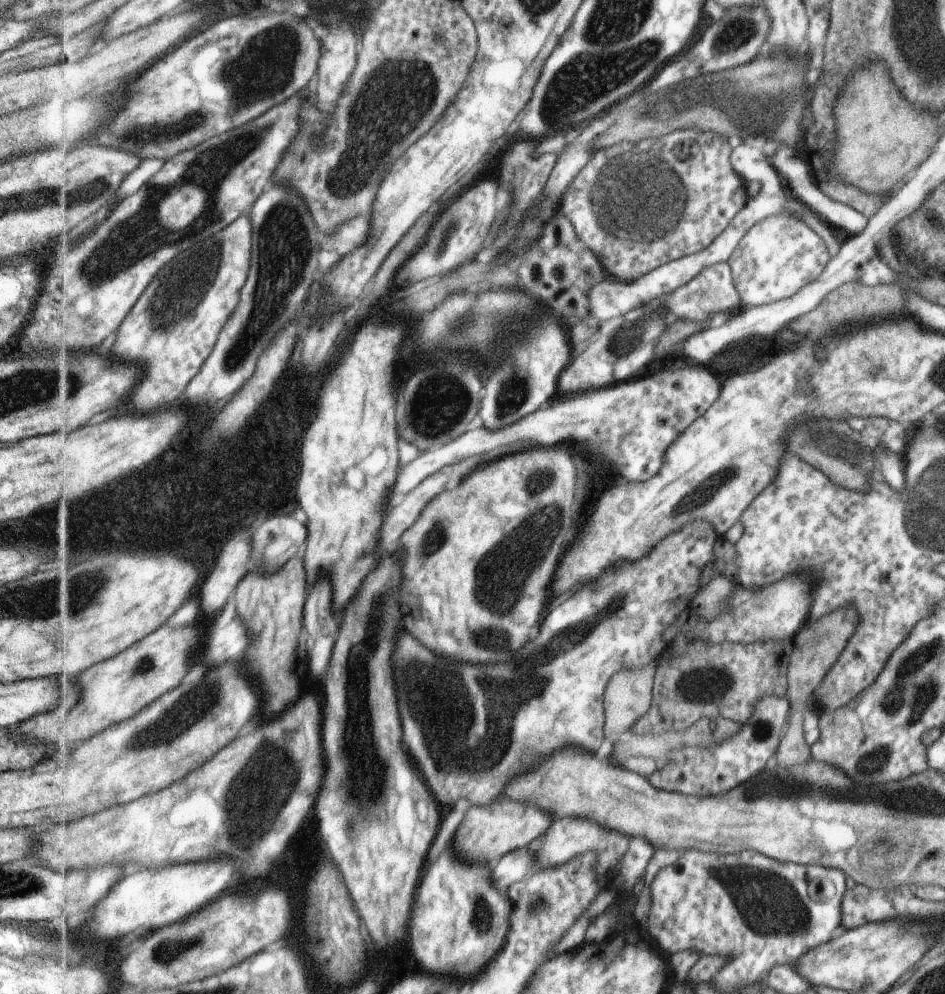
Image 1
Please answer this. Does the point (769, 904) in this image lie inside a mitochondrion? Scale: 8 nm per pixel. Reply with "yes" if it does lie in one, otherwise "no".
yes

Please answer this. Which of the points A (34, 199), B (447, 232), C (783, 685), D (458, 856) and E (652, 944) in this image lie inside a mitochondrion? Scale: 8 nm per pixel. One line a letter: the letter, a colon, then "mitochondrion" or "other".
A: mitochondrion
B: mitochondrion
C: other
D: other
E: other

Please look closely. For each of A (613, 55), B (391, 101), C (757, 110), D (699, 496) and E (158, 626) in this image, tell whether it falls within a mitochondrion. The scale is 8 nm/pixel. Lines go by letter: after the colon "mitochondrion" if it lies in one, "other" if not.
A: mitochondrion
B: mitochondrion
C: mitochondrion
D: mitochondrion
E: other

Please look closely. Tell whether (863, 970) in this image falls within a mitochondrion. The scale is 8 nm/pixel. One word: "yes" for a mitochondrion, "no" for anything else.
no

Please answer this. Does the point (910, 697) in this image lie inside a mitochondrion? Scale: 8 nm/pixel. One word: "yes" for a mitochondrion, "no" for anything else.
yes

